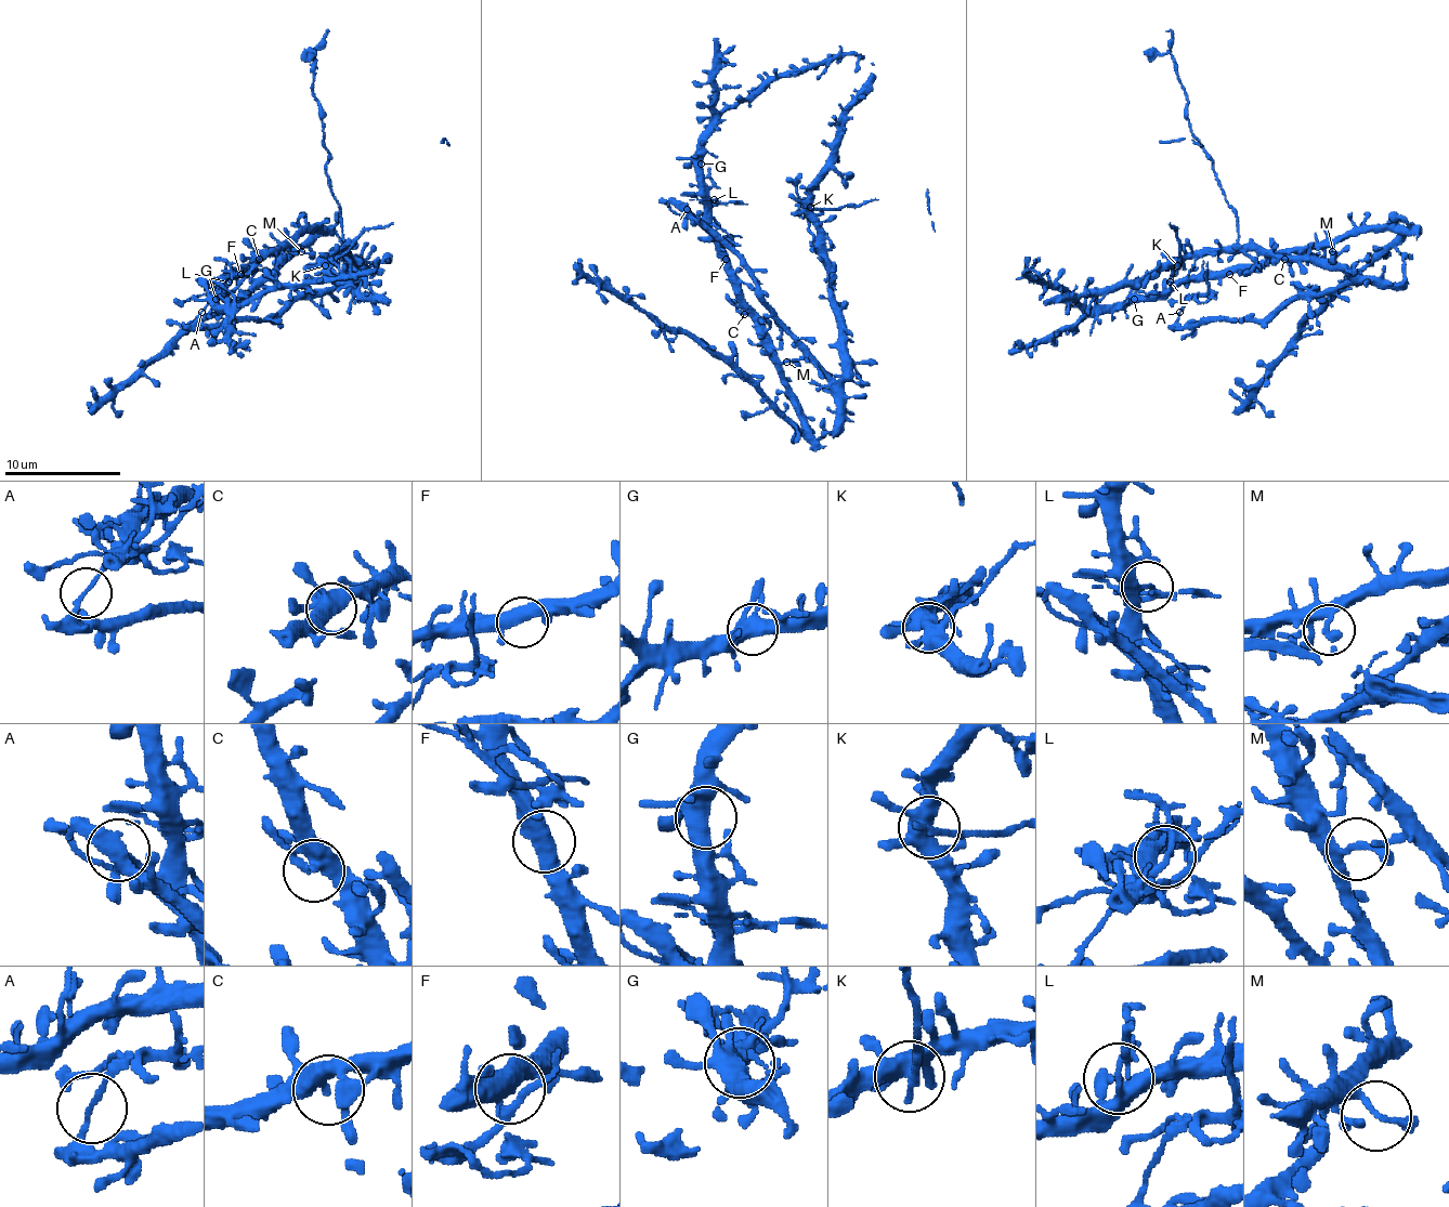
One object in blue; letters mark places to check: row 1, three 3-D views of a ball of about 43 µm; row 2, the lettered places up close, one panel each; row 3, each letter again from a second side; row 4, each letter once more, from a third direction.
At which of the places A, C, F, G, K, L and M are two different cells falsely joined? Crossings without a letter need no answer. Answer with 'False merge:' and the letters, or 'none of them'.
False merge: A, K, L

